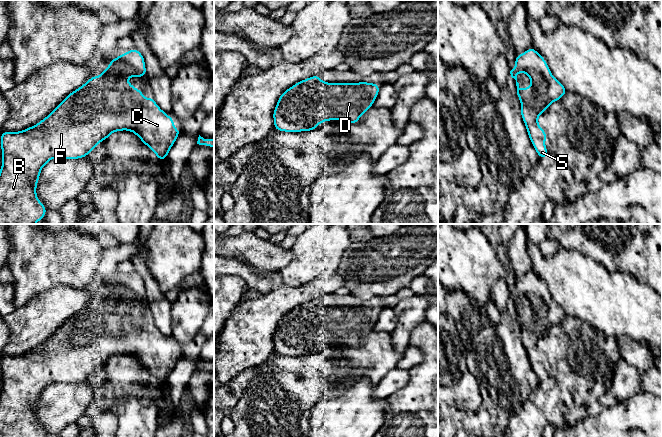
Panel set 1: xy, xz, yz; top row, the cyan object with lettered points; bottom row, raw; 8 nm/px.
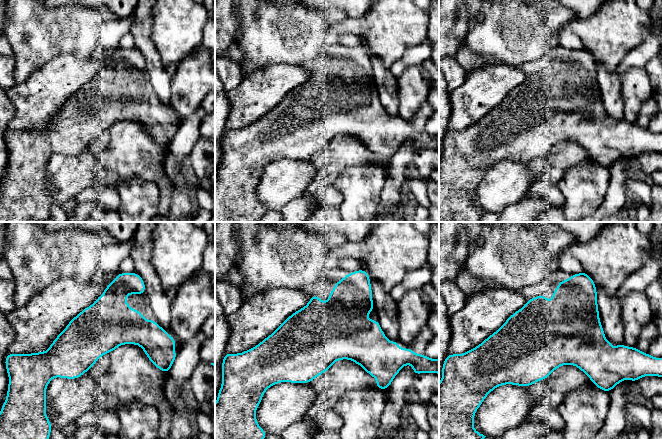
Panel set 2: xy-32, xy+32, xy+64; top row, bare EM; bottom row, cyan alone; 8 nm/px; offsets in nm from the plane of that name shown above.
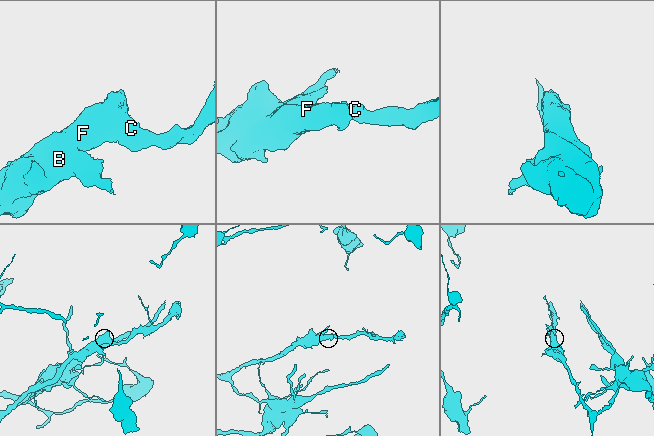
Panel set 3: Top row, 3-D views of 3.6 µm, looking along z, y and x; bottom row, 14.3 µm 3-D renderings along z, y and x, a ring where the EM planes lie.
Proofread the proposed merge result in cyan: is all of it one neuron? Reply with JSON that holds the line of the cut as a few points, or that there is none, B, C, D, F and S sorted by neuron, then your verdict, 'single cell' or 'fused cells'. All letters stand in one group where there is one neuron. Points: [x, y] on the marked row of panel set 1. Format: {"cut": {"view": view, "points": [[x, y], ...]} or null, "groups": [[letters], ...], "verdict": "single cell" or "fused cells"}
{"cut": null, "groups": [["B", "C", "D", "F", "S"]], "verdict": "single cell"}

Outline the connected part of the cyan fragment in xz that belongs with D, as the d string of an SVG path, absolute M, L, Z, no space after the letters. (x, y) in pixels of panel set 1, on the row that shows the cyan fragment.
M319 75L297 82L279 97L273 111L274 129L284 132L303 132L318 129L318 124L328 120L343 119L349 124L358 123L361 115L368 111L379 94L377 83L327 83Z

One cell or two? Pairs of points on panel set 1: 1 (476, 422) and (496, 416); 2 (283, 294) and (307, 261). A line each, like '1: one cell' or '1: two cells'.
1: one cell
2: two cells

